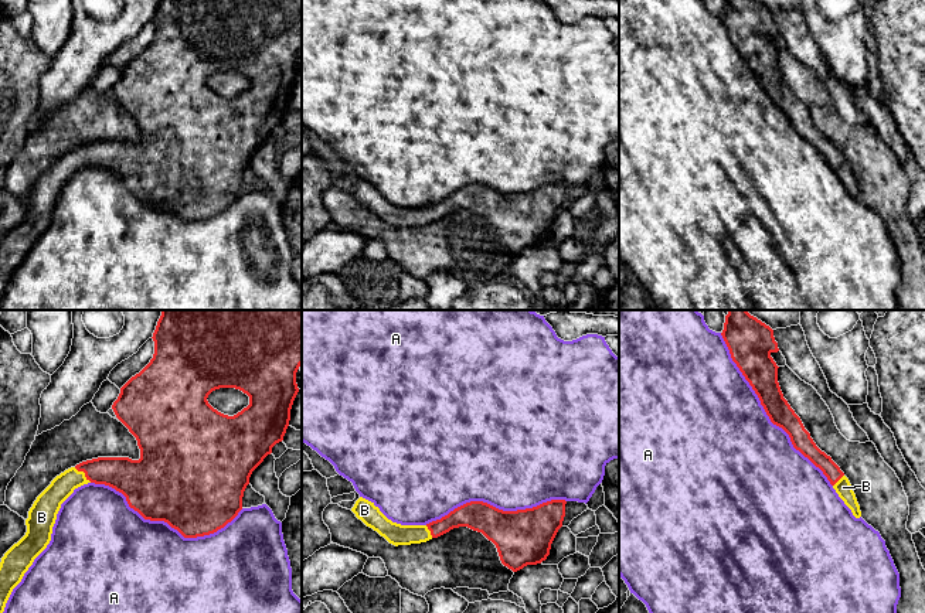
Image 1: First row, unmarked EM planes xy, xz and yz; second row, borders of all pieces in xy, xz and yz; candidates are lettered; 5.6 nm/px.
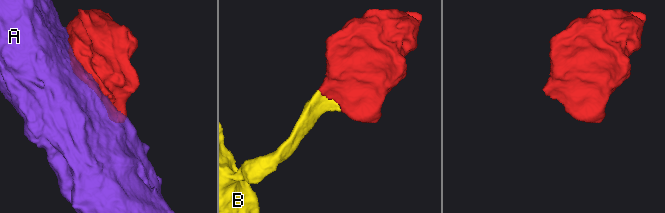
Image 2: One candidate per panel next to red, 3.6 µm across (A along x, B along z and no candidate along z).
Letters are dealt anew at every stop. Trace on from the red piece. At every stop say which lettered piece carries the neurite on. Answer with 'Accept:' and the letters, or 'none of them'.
Accept: B

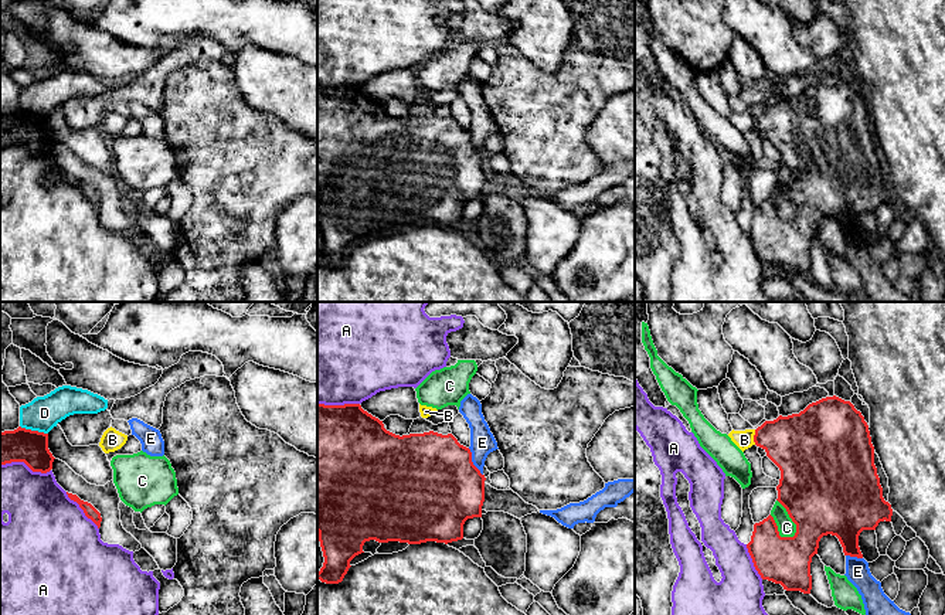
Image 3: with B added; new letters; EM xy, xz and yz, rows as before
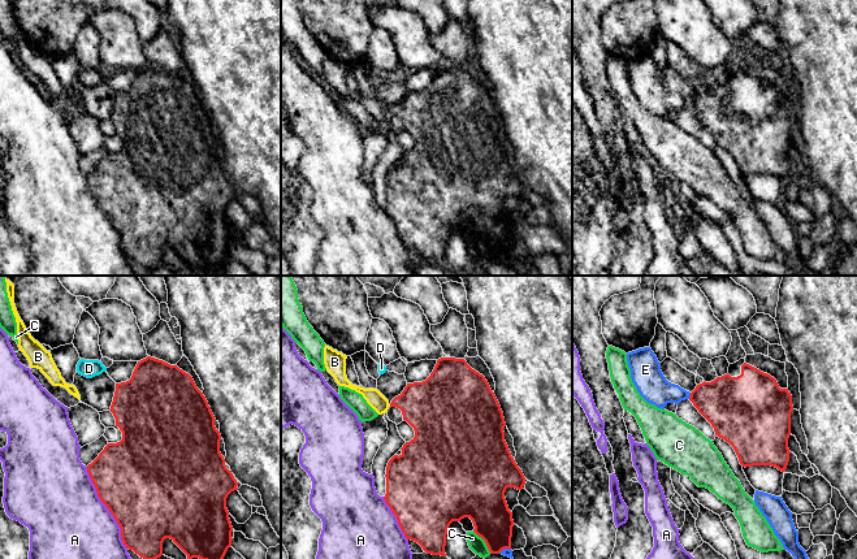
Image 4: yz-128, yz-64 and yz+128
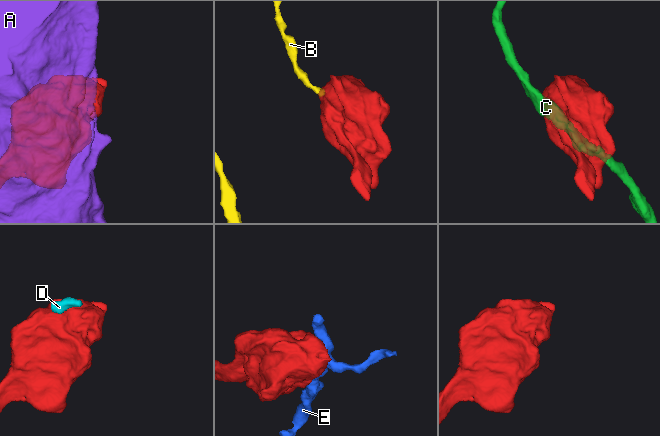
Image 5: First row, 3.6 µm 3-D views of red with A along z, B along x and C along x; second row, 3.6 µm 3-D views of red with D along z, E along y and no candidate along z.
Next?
Accept: none of them

